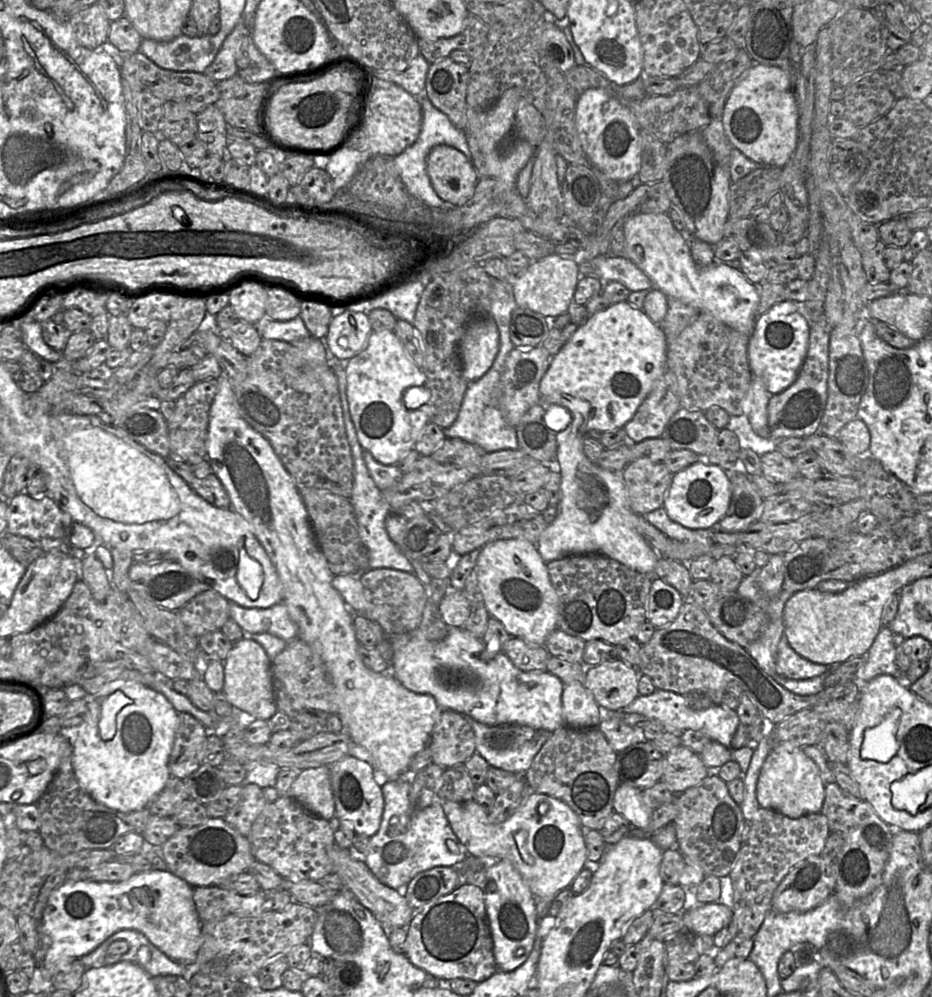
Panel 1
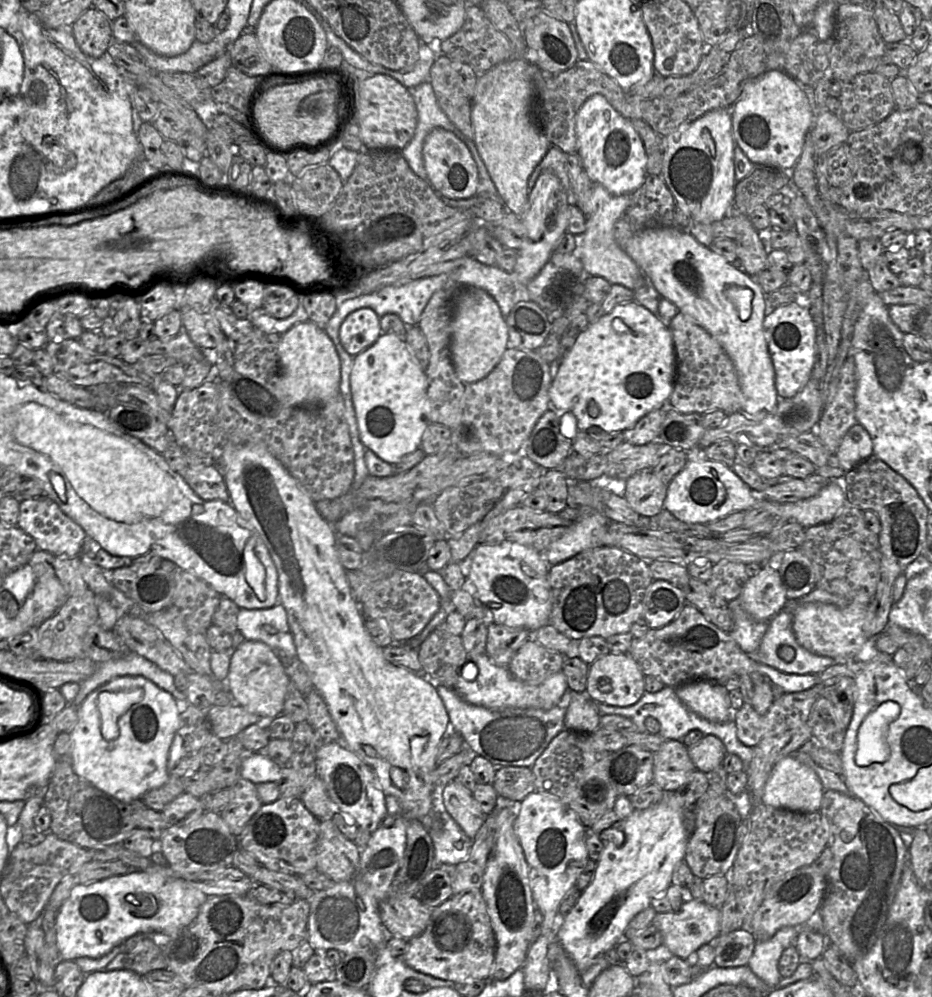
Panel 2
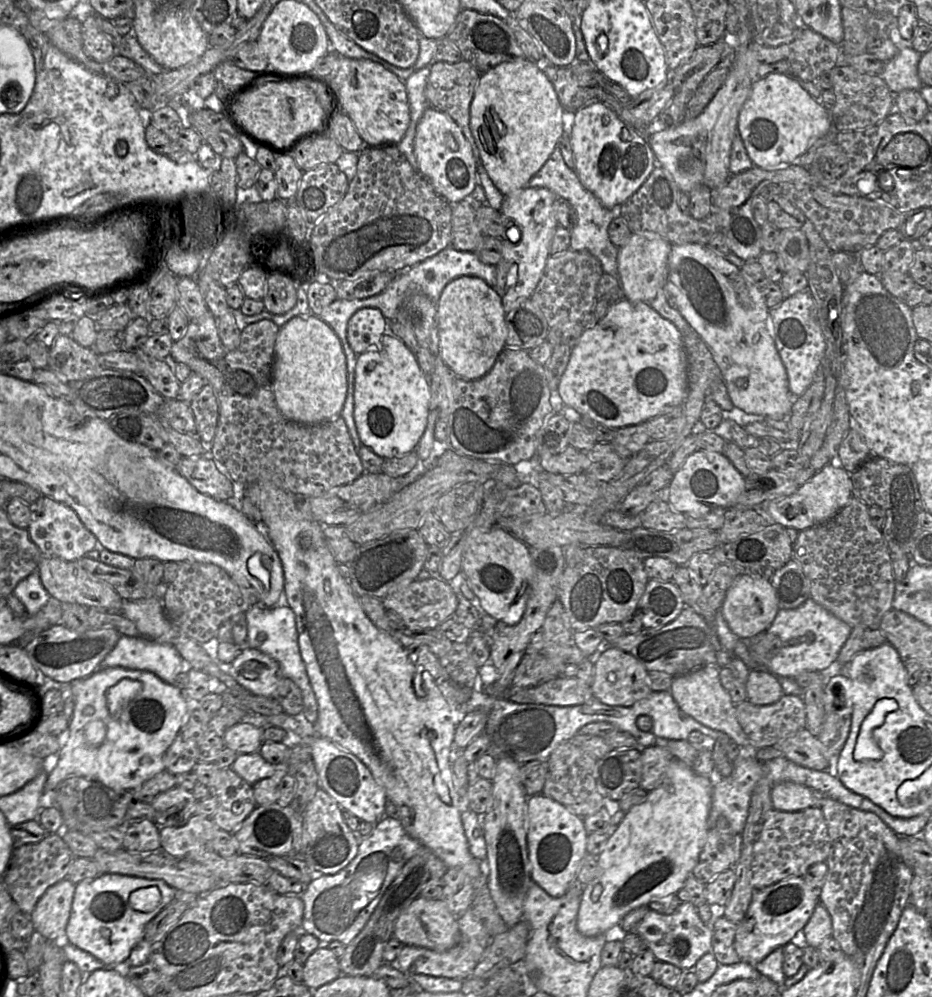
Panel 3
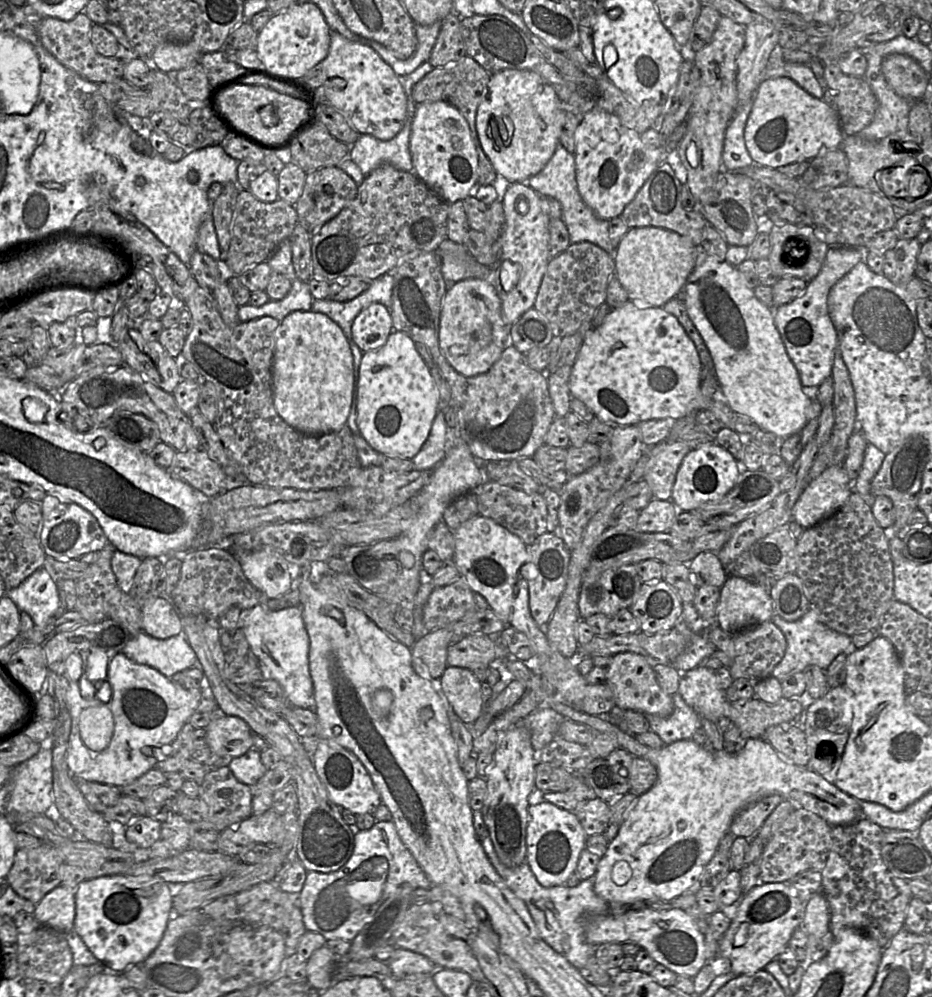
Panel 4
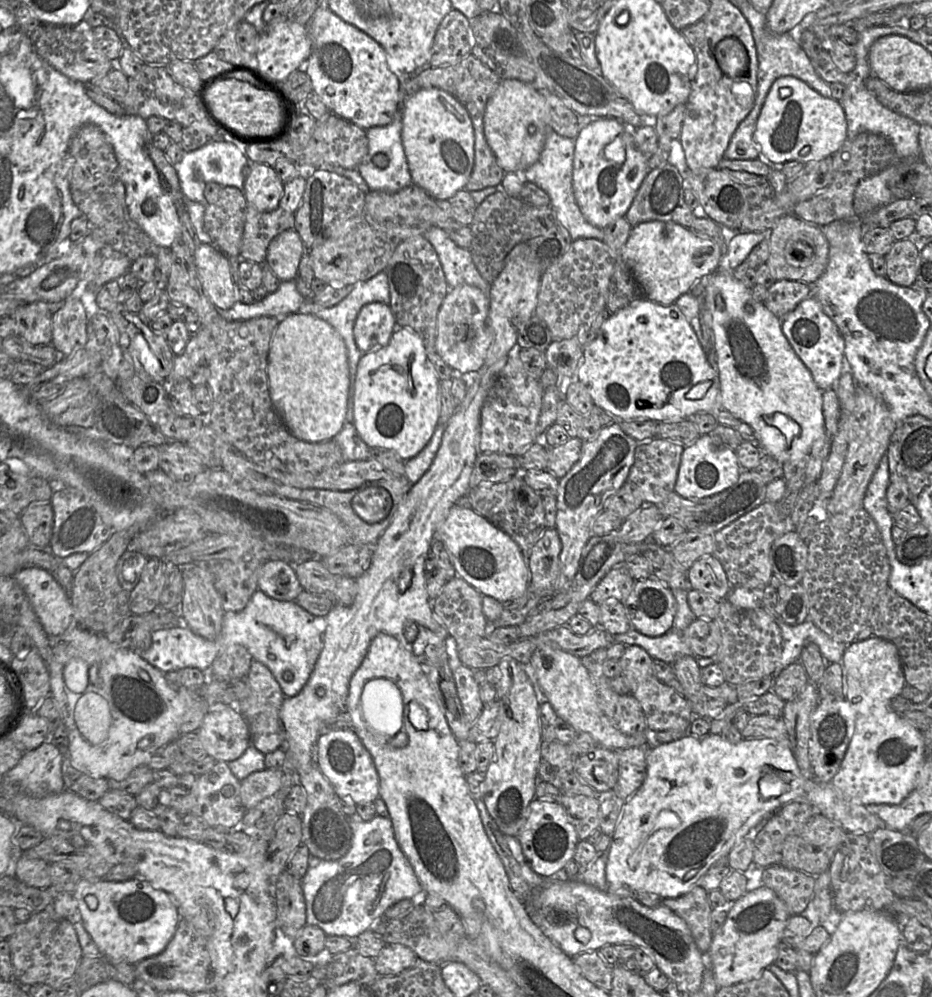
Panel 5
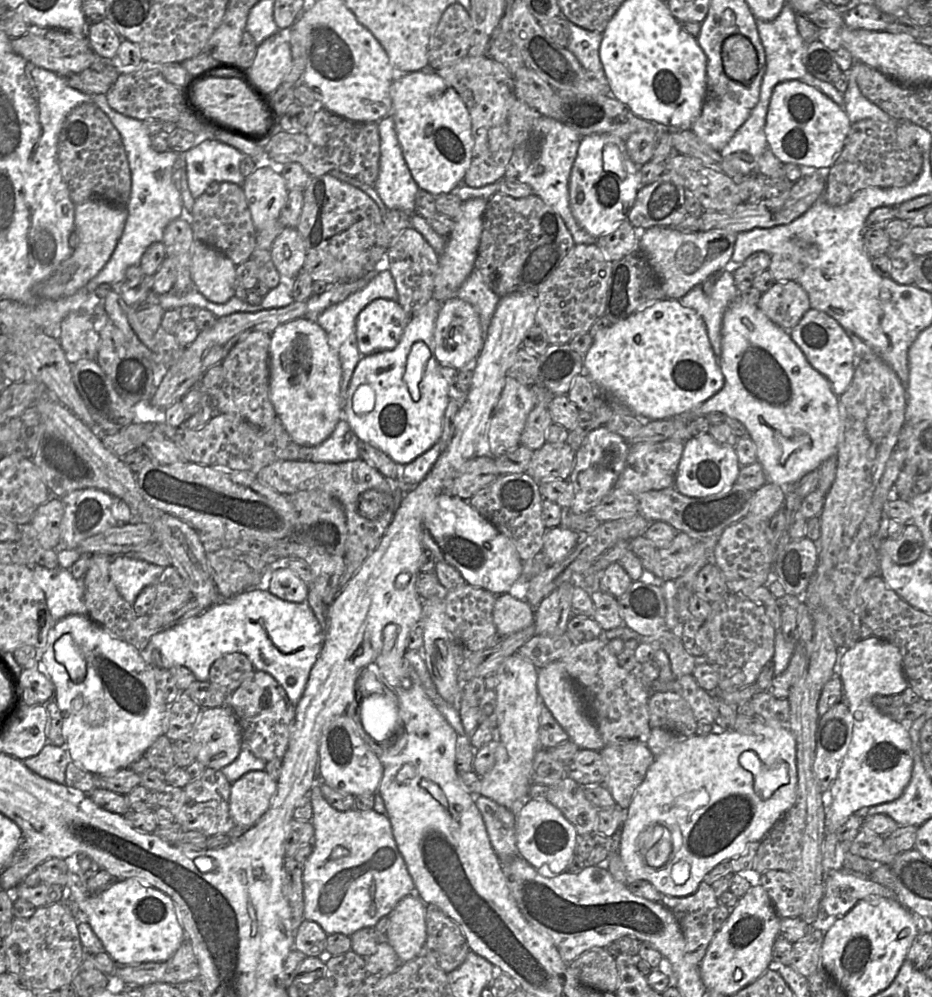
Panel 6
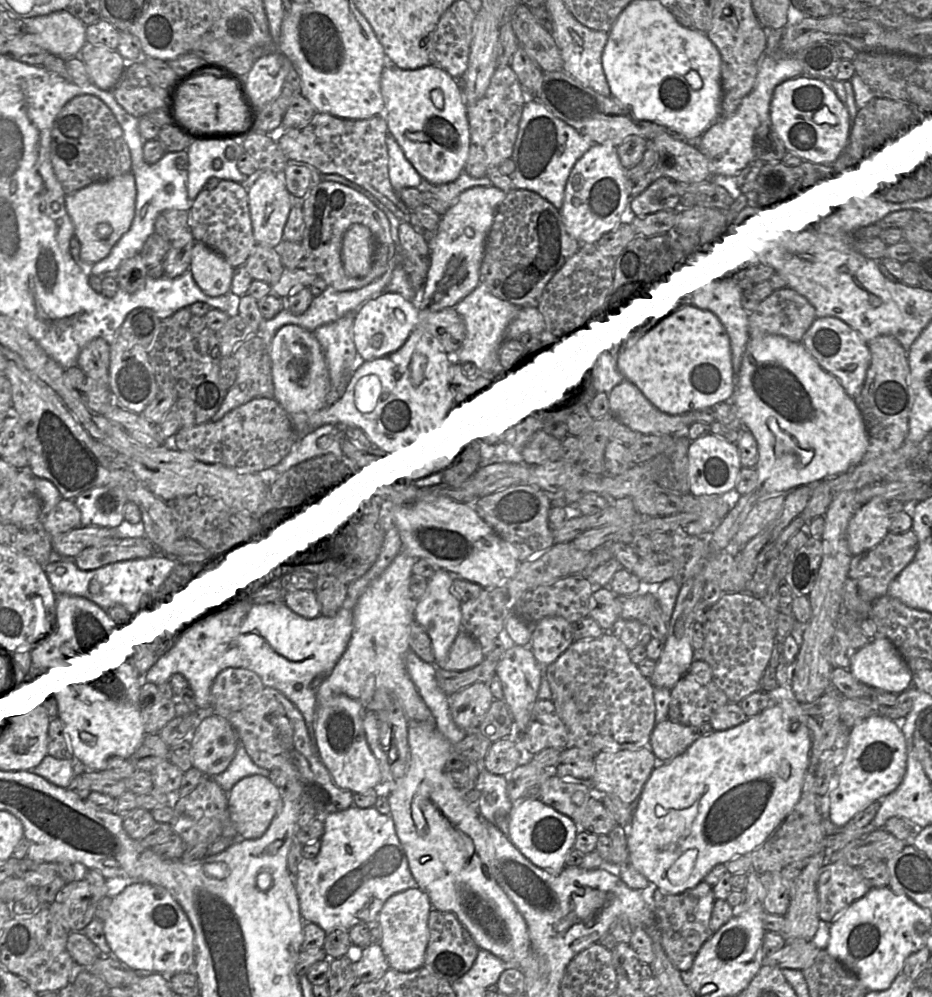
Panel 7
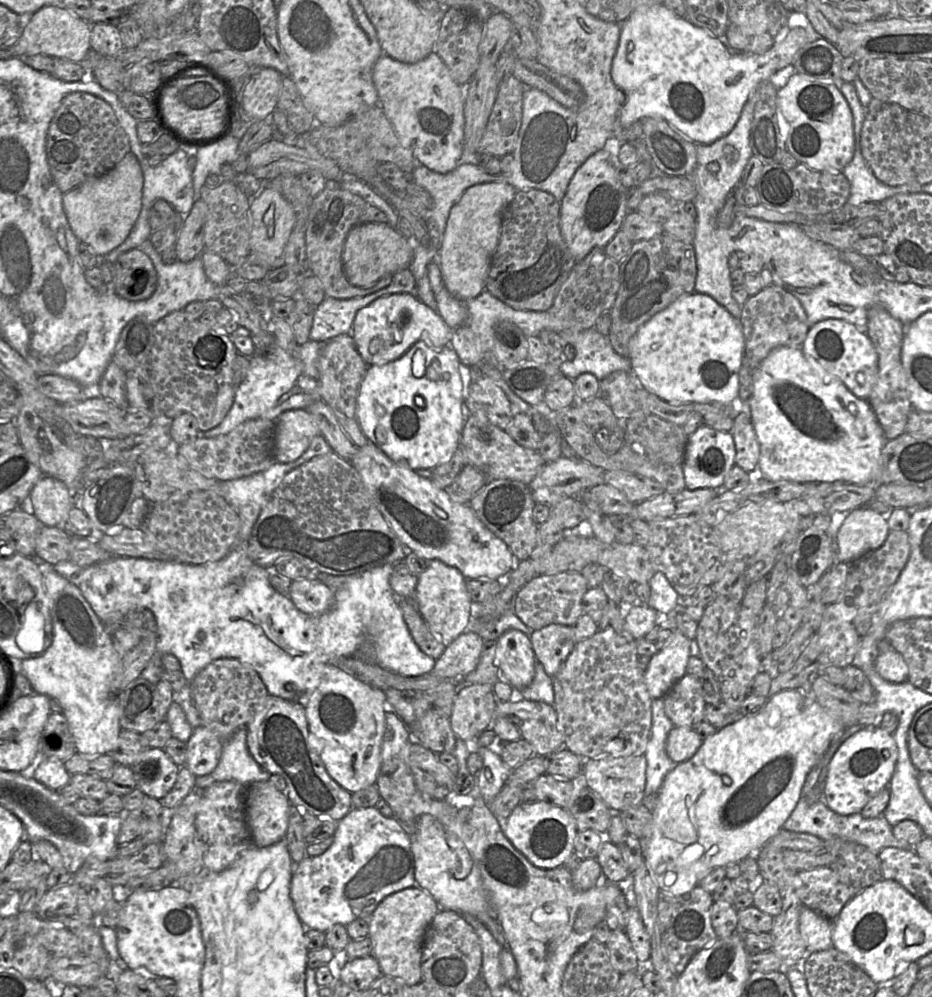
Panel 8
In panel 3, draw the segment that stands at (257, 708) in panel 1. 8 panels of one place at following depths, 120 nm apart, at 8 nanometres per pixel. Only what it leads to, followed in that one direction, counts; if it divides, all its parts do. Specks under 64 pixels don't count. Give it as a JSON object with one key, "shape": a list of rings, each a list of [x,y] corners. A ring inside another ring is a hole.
{"shape":[[[251,647],[240,648],[233,662],[230,665],[223,666],[237,683],[256,696],[271,697],[279,681],[284,678],[277,661],[260,650]]]}

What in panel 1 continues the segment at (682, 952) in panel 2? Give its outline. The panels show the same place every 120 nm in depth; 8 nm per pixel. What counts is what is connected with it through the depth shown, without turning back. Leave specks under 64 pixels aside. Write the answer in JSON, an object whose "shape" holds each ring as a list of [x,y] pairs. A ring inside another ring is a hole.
{"shape":[[[720,903],[689,905],[684,911],[685,930],[695,935],[714,936],[732,920],[732,908]]]}

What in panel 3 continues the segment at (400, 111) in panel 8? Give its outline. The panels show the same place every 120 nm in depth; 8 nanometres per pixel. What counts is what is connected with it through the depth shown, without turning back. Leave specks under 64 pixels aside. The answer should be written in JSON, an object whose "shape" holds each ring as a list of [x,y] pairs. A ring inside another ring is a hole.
{"shape":[[[427,107],[416,128],[414,154],[419,173],[433,186],[435,192],[450,204],[469,199],[475,189],[477,162],[461,128],[446,113]]]}

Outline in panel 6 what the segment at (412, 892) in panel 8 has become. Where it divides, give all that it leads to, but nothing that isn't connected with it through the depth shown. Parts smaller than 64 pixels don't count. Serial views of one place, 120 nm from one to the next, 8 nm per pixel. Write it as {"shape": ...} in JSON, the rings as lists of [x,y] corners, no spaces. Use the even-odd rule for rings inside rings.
{"shape":[[[413,893],[400,900],[387,916],[388,943],[402,963],[423,954],[426,943],[426,904]]]}

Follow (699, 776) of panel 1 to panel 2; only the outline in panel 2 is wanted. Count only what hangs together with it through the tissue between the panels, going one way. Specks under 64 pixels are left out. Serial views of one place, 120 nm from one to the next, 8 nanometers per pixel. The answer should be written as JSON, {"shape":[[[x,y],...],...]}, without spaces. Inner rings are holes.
{"shape":[[[666,740],[653,755],[653,783],[665,792],[678,790],[695,770],[682,741]]]}

